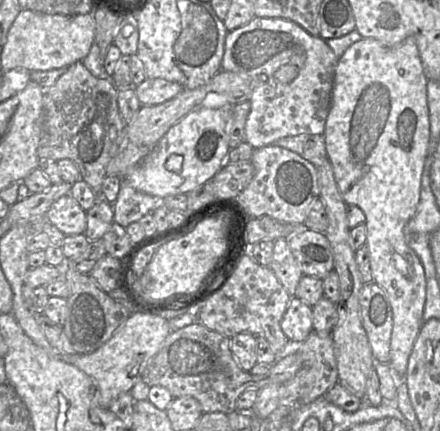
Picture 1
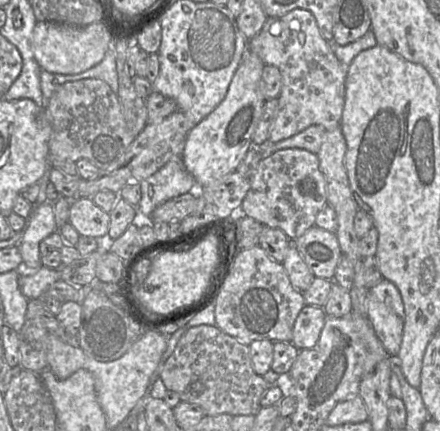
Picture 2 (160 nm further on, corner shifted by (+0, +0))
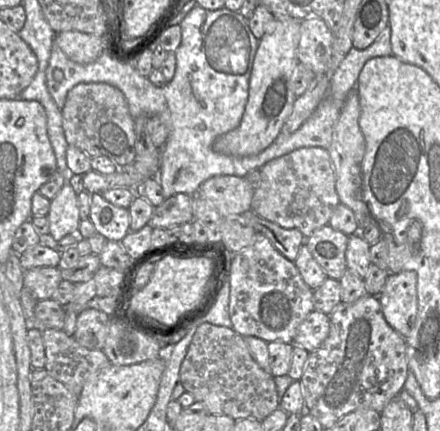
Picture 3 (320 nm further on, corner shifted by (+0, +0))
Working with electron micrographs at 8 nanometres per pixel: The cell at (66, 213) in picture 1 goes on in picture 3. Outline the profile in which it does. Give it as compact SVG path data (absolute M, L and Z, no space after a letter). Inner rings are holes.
M101 193L92 194L88 218L94 224L96 232L107 240L120 242L130 232L128 208L115 206Z

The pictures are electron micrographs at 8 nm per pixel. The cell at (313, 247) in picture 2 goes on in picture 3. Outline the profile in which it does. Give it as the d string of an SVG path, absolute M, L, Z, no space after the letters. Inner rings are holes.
M329 225L315 230L307 239L307 249L328 278L339 280L347 270L349 236Z

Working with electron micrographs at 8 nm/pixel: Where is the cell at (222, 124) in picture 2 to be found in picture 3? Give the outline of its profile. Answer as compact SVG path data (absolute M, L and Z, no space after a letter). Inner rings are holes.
M275 17L264 36L259 39L241 121L236 128L215 138L211 145L214 152L235 157L256 155L280 134L297 98L295 88L296 68L300 63L297 58L300 21L294 18Z

